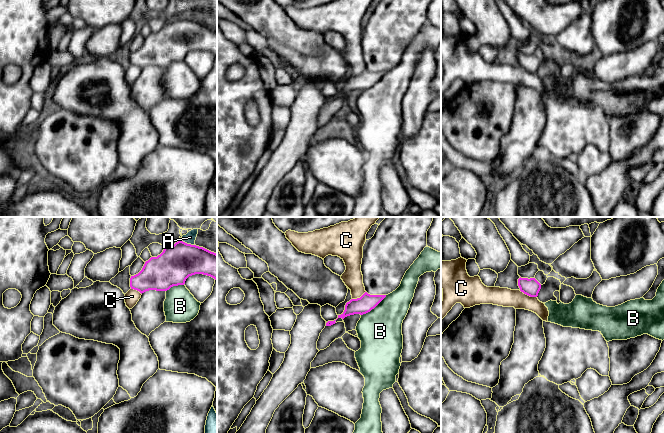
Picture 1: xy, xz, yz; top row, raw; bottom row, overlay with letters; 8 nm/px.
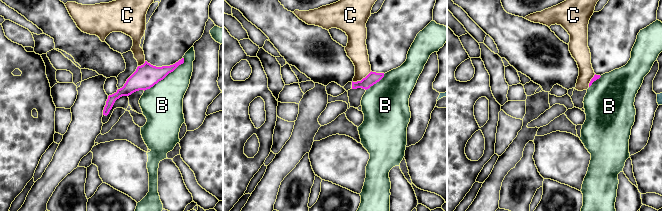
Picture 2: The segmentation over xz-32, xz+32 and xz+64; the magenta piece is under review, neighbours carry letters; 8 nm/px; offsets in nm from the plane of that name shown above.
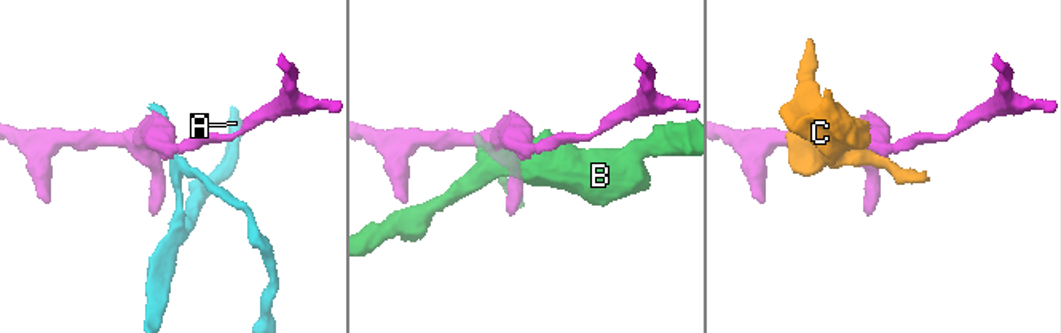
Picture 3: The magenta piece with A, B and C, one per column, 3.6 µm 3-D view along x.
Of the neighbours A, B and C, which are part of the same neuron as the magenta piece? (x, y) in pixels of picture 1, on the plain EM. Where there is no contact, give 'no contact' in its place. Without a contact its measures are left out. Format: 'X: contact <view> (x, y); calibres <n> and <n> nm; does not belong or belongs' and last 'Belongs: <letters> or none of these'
A: contact xy (186, 19); calibres 300 and 90 nm; does not belong
B: contact xz (373, 84); calibres 140 and 360 nm; does not belong
C: contact yz (528, 71); calibres 140 and 150 nm; does not belong
Belongs: none of these

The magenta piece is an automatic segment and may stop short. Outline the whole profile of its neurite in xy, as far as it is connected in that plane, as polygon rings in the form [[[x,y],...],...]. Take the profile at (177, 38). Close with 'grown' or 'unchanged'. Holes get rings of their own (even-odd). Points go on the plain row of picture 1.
[[[181,16],[164,24],[157,33],[145,38],[142,46],[130,54],[131,65],[141,70],[149,67],[167,67],[173,62],[184,61],[189,52],[203,50],[217,55],[217,30],[203,23],[187,20]]]; unchanged

